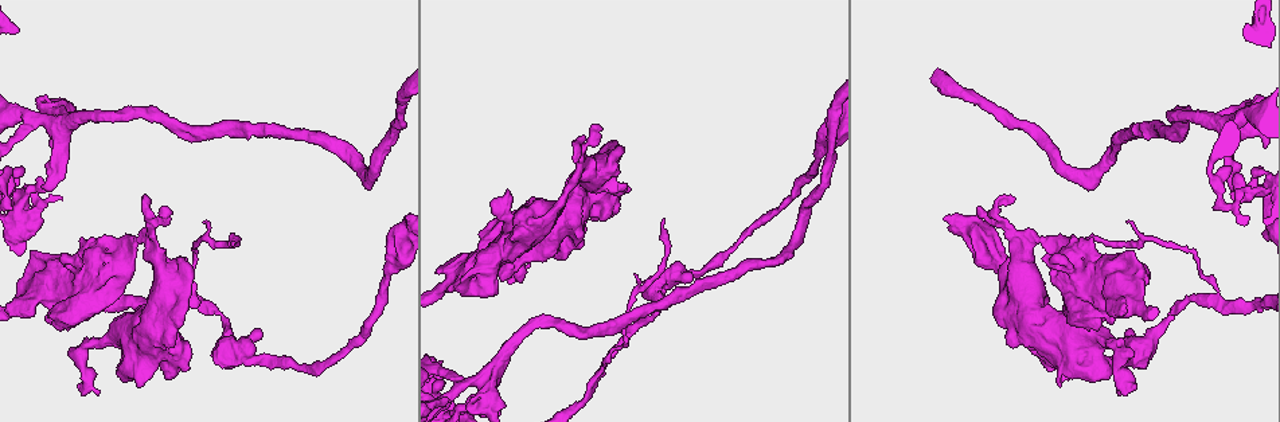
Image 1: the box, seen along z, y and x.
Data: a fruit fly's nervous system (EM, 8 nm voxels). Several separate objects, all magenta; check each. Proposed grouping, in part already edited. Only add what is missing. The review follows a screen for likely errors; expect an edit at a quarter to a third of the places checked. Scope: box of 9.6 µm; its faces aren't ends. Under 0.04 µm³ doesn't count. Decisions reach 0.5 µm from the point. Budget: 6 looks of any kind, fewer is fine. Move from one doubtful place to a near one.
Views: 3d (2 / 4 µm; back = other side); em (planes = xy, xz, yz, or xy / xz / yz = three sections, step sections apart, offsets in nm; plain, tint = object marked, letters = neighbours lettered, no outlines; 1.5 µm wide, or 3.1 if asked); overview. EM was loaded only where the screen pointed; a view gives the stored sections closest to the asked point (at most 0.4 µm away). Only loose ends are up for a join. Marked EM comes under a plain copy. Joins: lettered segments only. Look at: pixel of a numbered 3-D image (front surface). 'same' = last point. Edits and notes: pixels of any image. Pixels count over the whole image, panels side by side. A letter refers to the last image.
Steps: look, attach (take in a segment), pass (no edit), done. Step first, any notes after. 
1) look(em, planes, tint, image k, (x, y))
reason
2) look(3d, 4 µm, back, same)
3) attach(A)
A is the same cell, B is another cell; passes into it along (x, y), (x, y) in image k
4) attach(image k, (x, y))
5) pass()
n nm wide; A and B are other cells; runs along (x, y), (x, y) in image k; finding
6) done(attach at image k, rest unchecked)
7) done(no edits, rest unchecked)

look(3d, 4 µm, image 1, (234, 243))
thin end

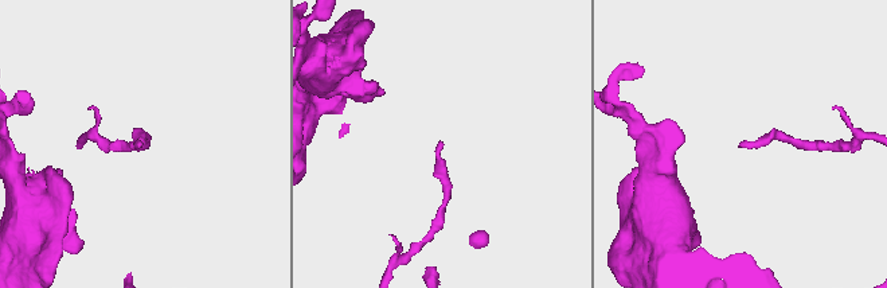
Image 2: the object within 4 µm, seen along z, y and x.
look(em, yz, step 8, tint, image 2, (441, 141))

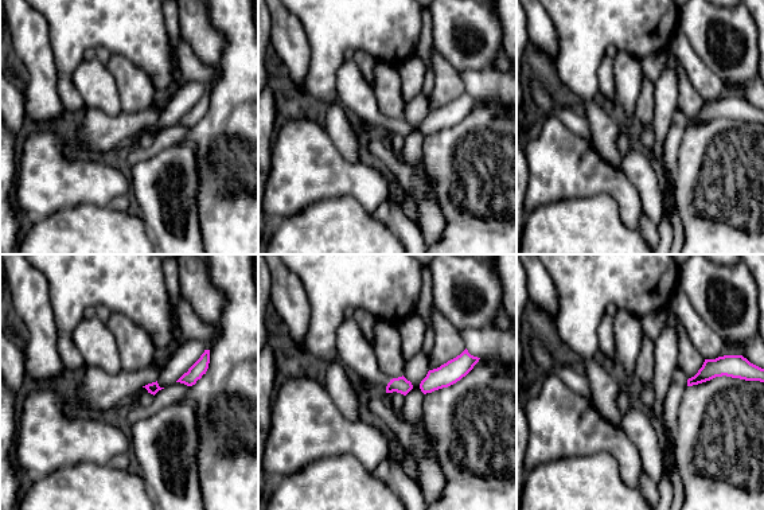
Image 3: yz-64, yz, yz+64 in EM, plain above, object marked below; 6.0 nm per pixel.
look(em, planes, letters, same)

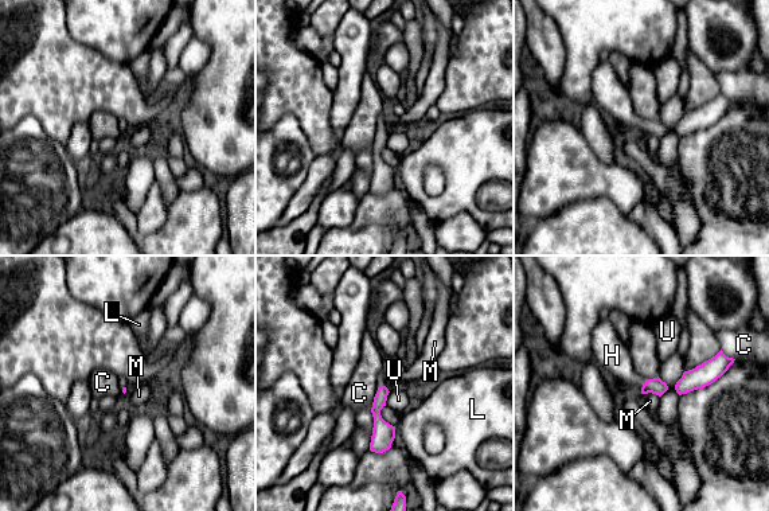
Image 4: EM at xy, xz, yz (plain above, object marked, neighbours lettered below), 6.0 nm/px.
attach(H)
H is the same cell, C, L, M and U are other cells; passes into it along (656, 386), (643, 385), (613, 357) in image 4; the neuron continues

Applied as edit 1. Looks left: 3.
look(overview)
redraw

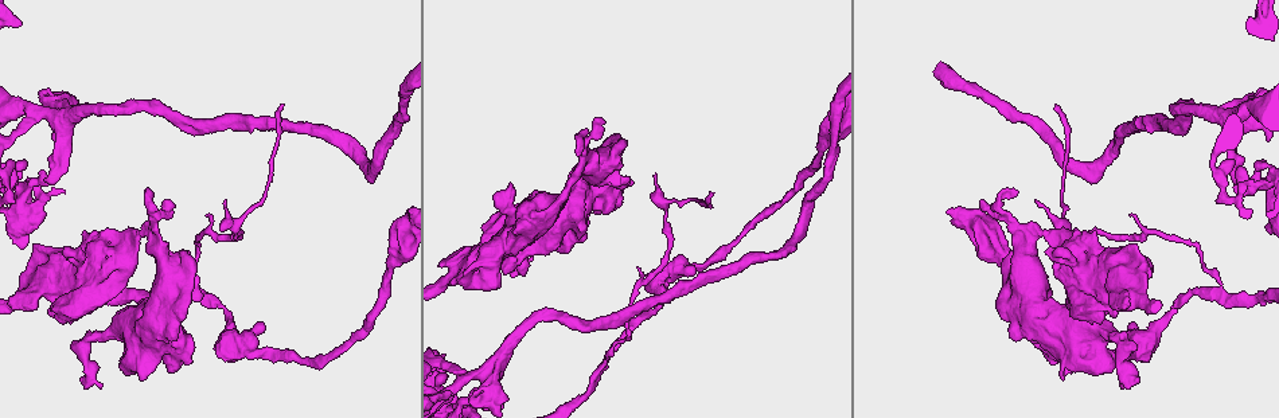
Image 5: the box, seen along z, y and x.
look(3d, 4 µm, image 5, (80, 379))
an open end

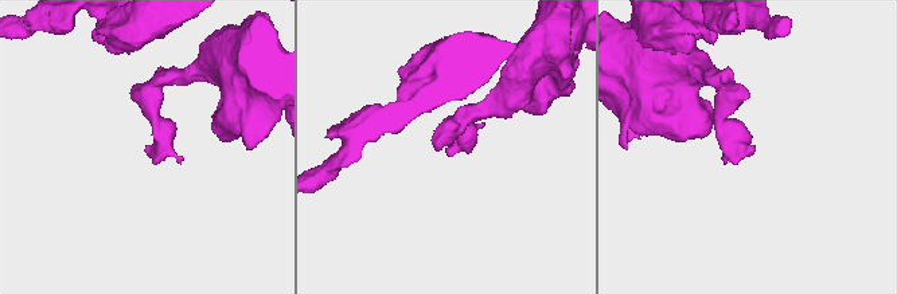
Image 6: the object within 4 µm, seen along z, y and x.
look(em, planes, letters, image 6, (448, 156))
need the tissue

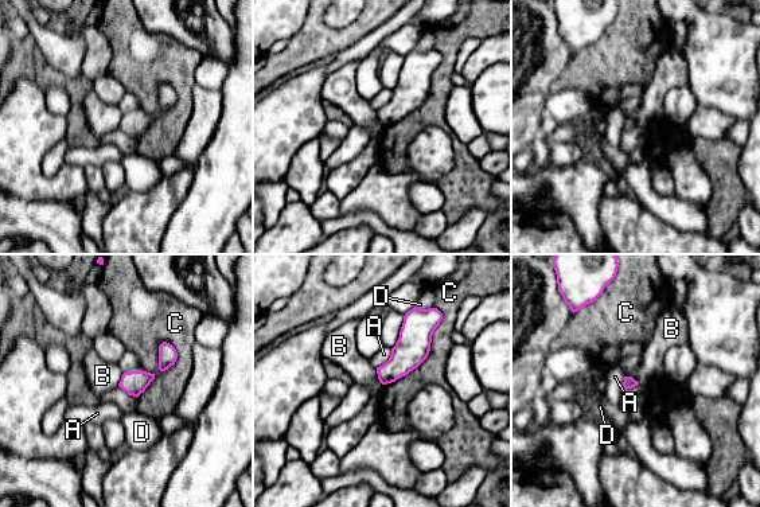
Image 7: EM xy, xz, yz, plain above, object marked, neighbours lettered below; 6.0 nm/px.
pass()
A, B, C and D are other cells; border along (624, 375), (631, 375), (639, 382) in image 7; none of them fits

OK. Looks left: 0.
done(attach at image 4, rest unchecked)

